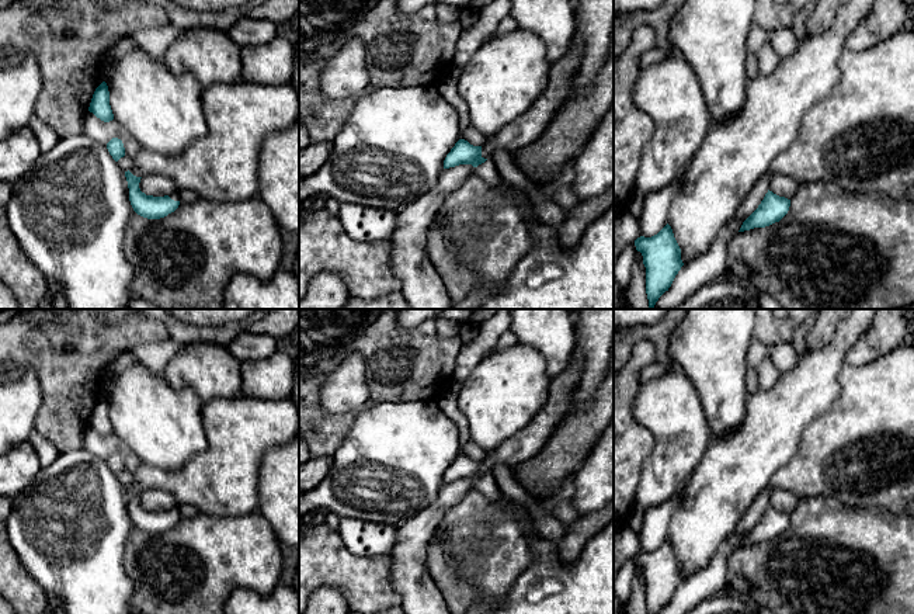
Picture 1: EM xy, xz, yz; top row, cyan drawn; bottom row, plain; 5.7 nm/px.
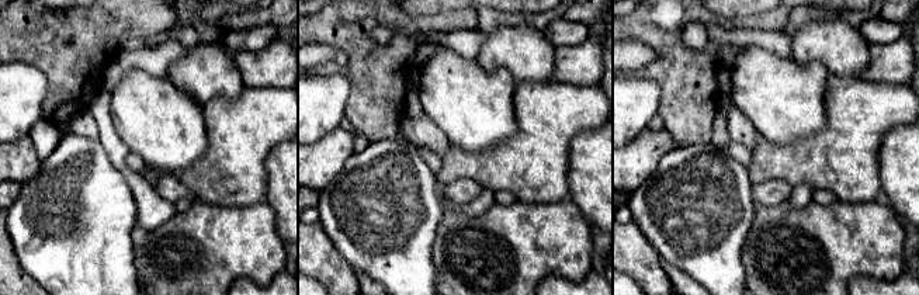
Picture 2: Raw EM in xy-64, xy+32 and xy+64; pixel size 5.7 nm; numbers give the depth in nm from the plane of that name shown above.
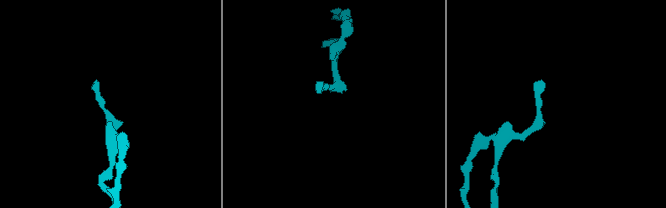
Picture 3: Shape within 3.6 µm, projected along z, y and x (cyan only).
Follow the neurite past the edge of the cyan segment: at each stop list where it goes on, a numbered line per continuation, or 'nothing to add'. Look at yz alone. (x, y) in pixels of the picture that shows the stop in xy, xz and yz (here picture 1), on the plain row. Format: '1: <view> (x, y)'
nothing to add

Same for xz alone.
1: xz (487, 486)

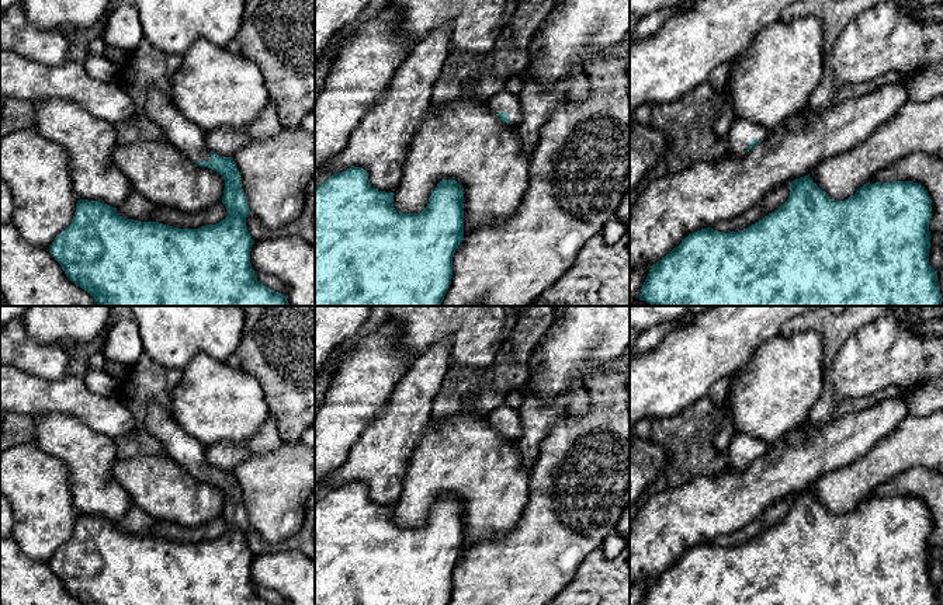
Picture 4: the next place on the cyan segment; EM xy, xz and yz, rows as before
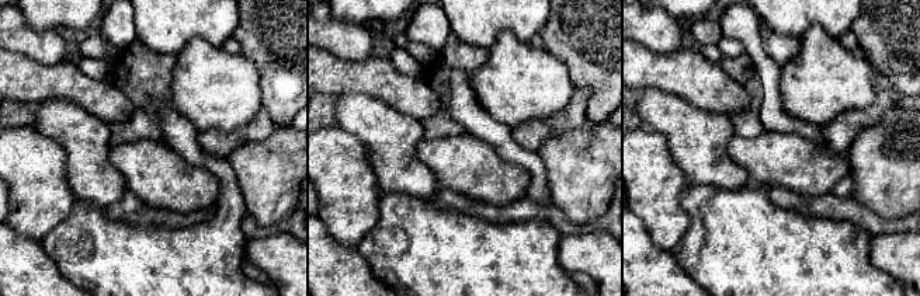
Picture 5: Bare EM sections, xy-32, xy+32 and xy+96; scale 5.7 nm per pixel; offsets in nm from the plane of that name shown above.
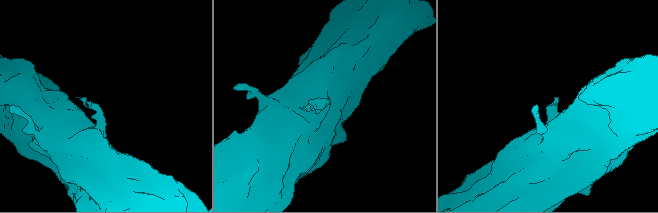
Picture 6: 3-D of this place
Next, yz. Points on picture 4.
1: yz (741, 445)

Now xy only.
1: xy (181, 447)

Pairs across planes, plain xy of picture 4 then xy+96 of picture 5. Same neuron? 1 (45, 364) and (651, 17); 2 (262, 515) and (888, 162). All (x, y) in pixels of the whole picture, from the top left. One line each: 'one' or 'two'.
1: one
2: one

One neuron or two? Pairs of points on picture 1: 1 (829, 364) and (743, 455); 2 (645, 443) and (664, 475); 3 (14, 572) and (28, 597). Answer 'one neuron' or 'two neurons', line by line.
1: one neuron
2: two neurons
3: one neuron

